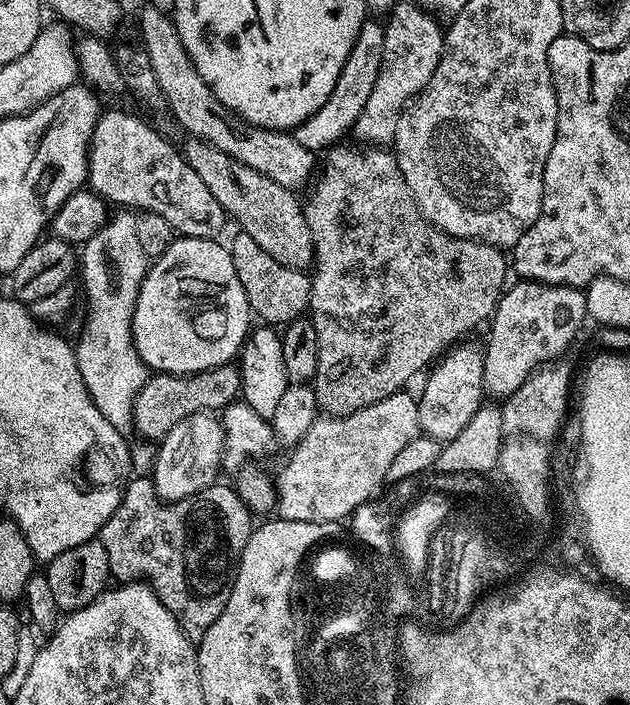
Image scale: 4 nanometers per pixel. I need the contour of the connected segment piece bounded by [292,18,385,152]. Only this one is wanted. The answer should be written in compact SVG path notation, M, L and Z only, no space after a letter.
M374 18L365 19L359 28L358 38L347 55L342 72L338 76L334 88L327 96L326 102L319 107L315 114L306 122L293 129L293 136L298 142L315 152L322 152L338 144L345 136L346 130L351 131L357 122L358 115L362 112L374 84L378 80L378 71L381 69L382 53L385 49L384 24L376 22Z

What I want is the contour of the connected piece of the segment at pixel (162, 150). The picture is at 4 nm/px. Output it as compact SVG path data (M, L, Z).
M105 111L88 143L86 184L109 205L124 210L153 212L170 222L173 233L203 240L219 237L226 213L210 194L206 182L184 161L184 153L156 128L130 112Z

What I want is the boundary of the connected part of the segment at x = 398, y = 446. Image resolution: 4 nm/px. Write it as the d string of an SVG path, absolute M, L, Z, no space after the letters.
M408 390L395 392L390 394L390 398L382 398L382 402L374 402L349 416L324 414L317 418L304 436L296 441L288 461L274 476L274 508L279 519L336 524L340 520L347 521L353 510L373 499L385 487L386 470L390 470L390 462L394 462L396 455L409 444L410 438L421 435L417 397L410 393Z

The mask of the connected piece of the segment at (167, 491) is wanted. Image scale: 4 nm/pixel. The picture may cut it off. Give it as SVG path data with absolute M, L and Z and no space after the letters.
M195 412L174 426L159 441L150 479L161 500L171 502L190 498L217 483L224 459L224 425L211 412Z

